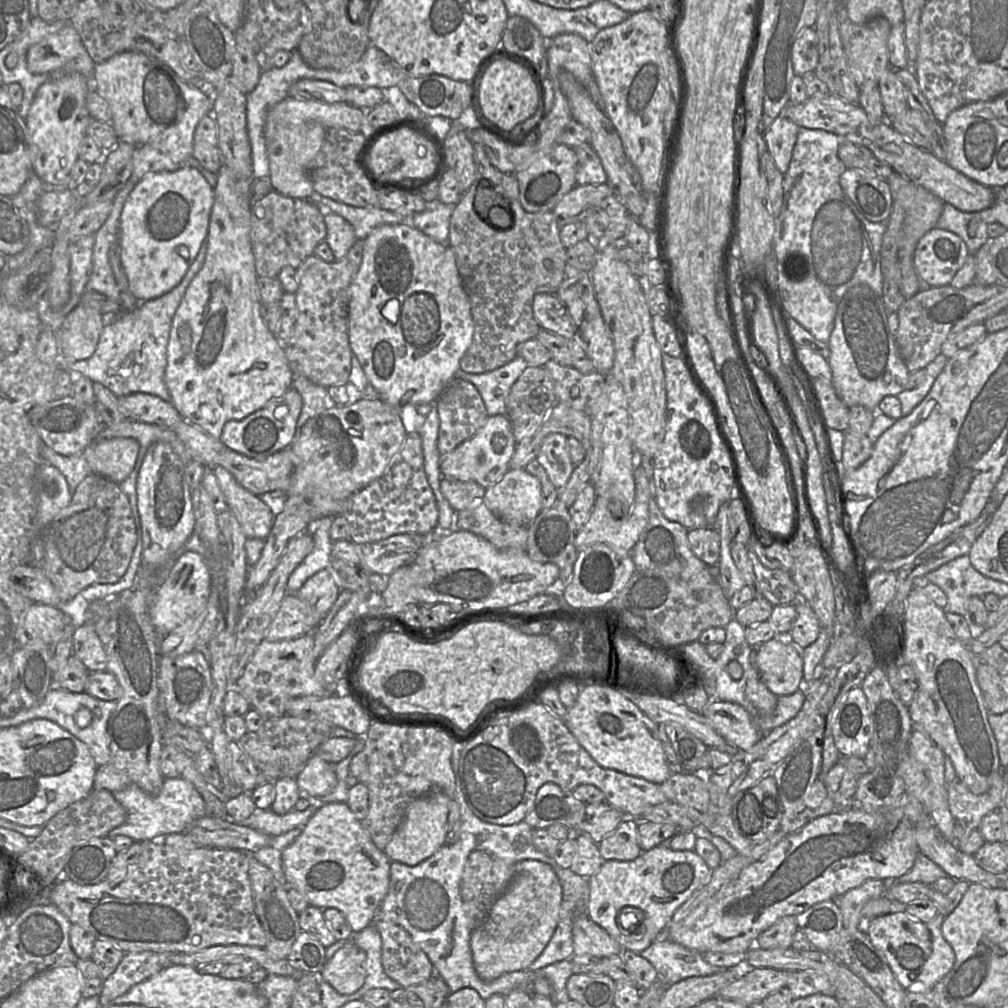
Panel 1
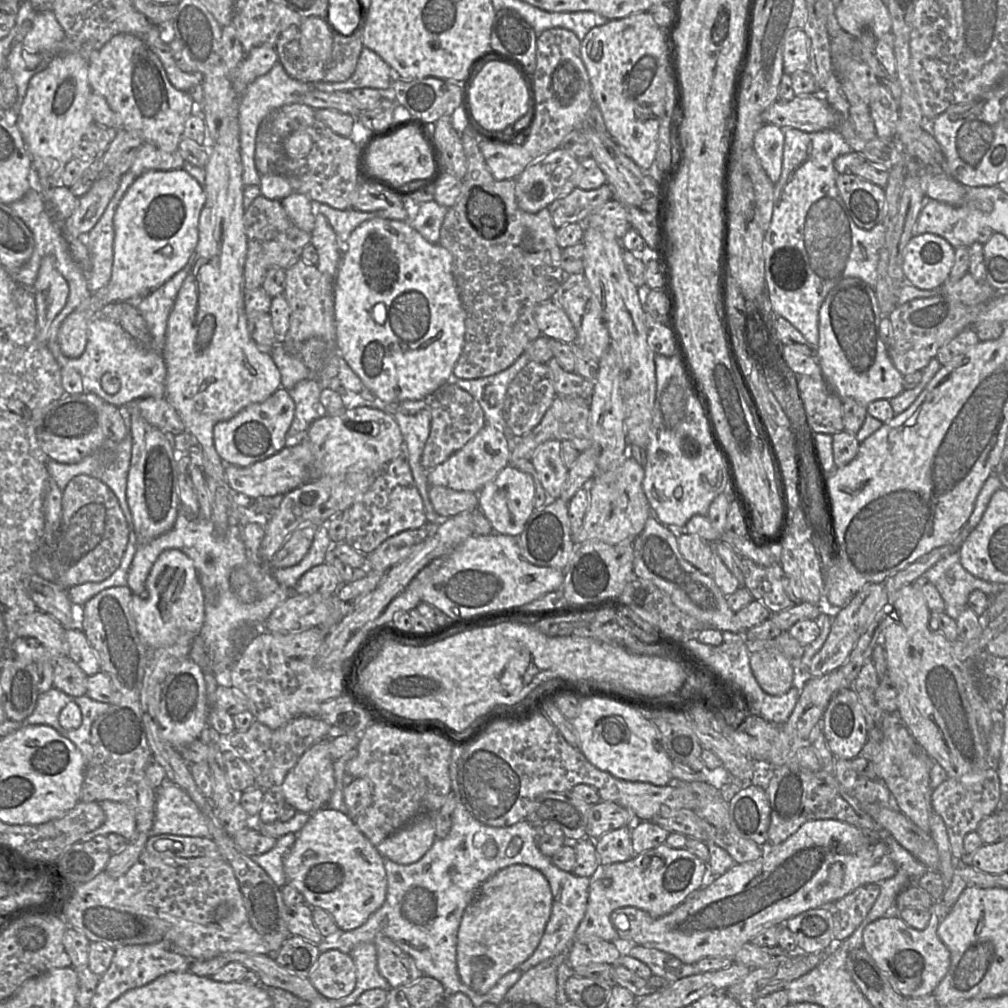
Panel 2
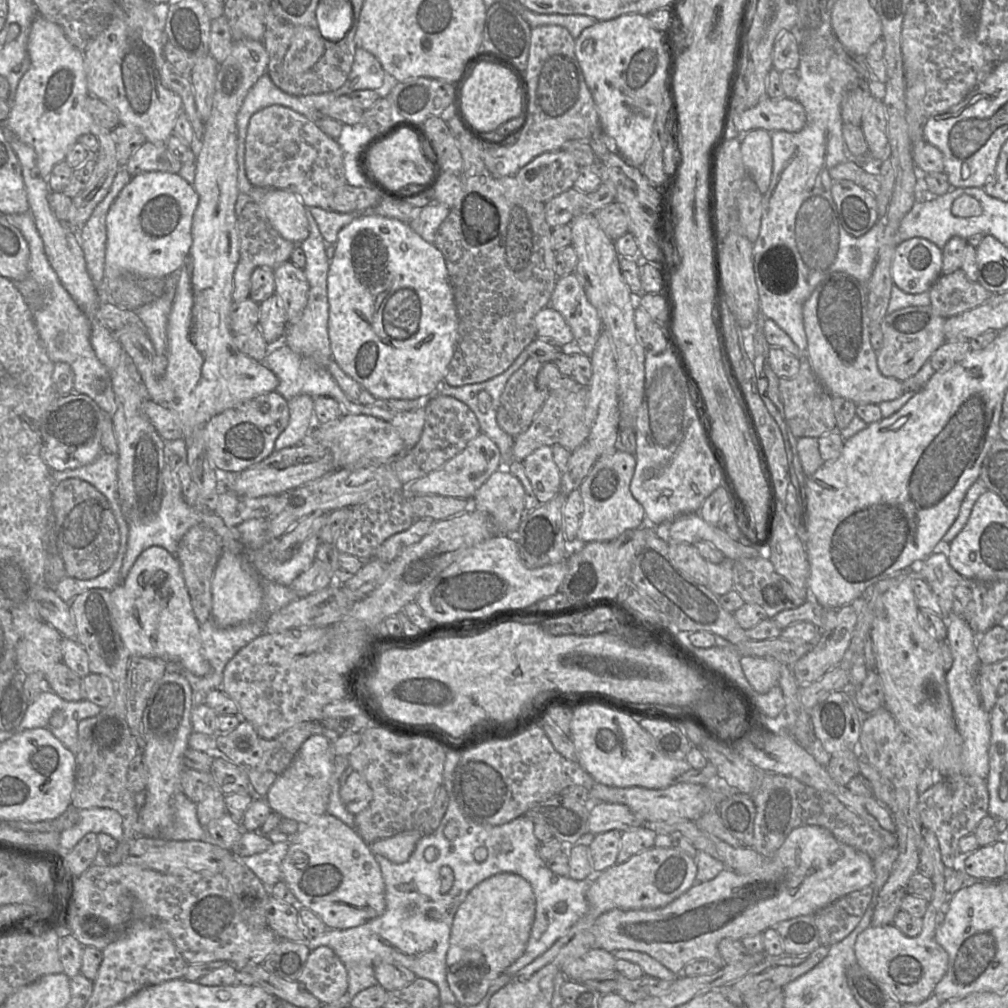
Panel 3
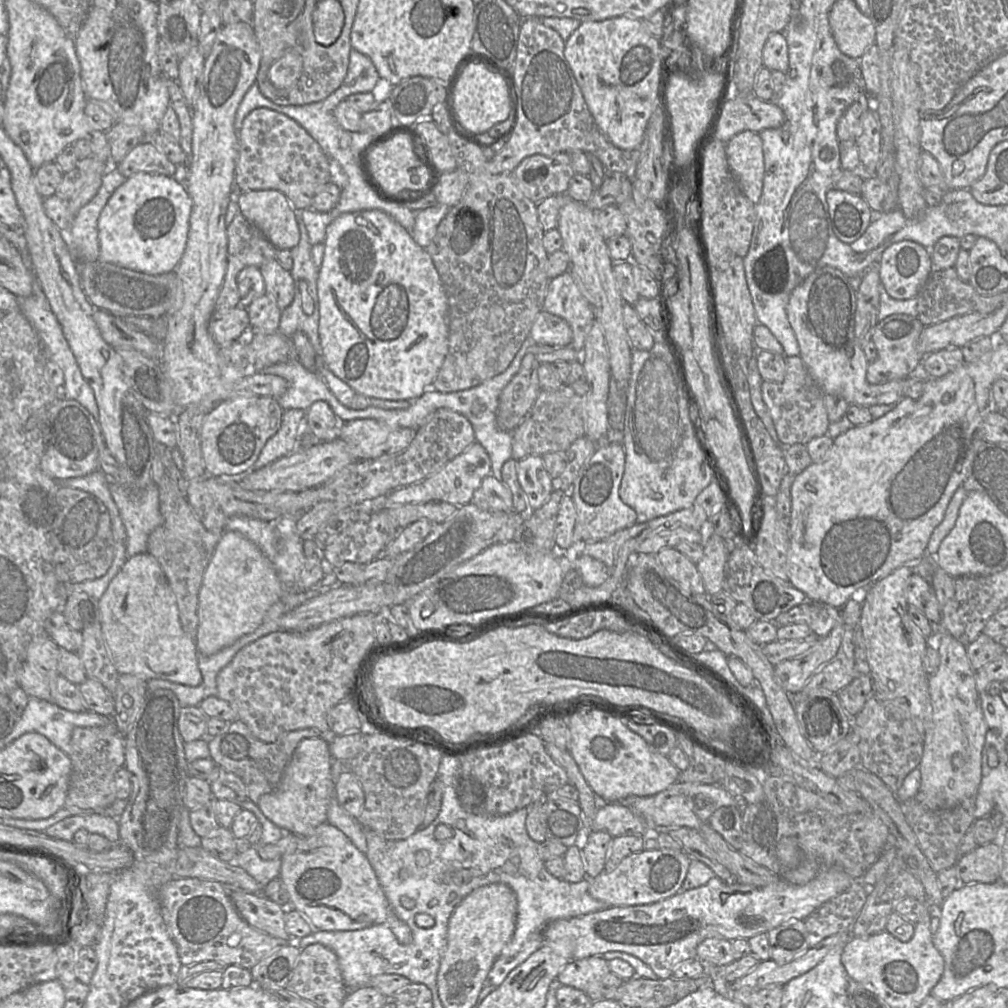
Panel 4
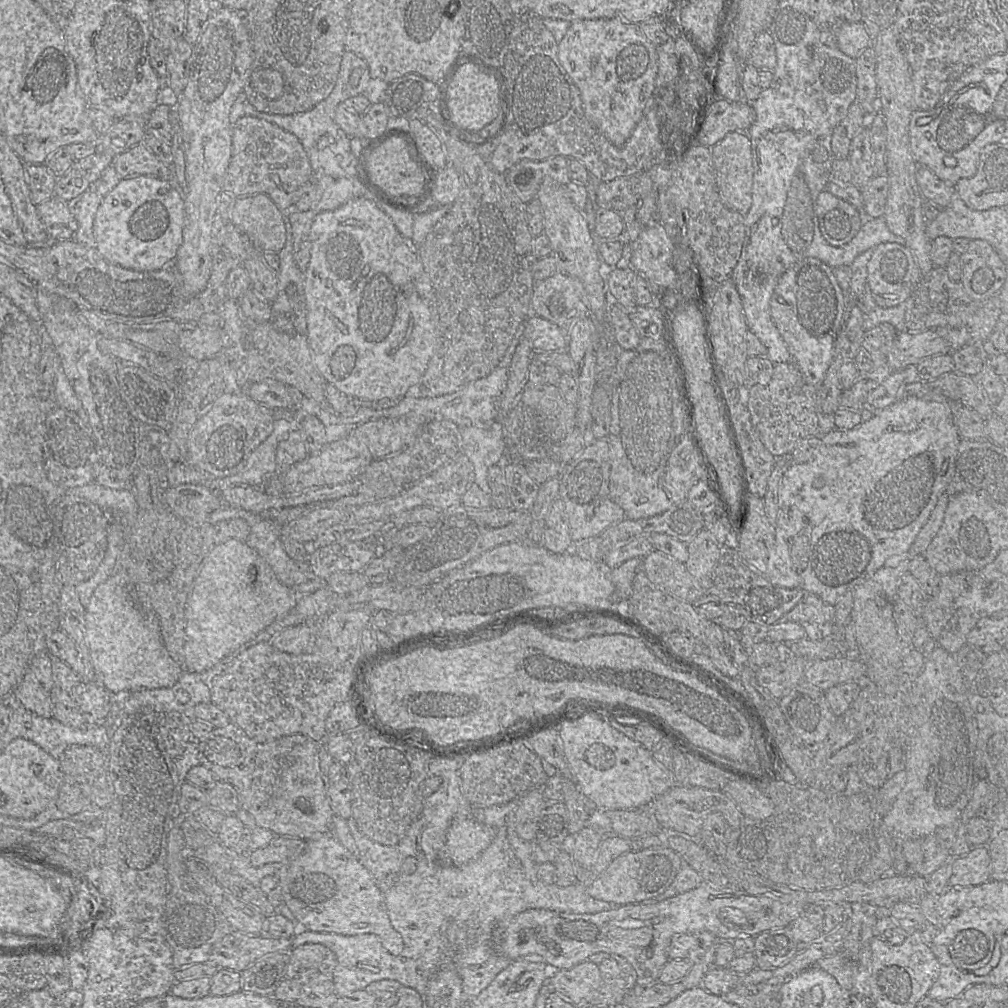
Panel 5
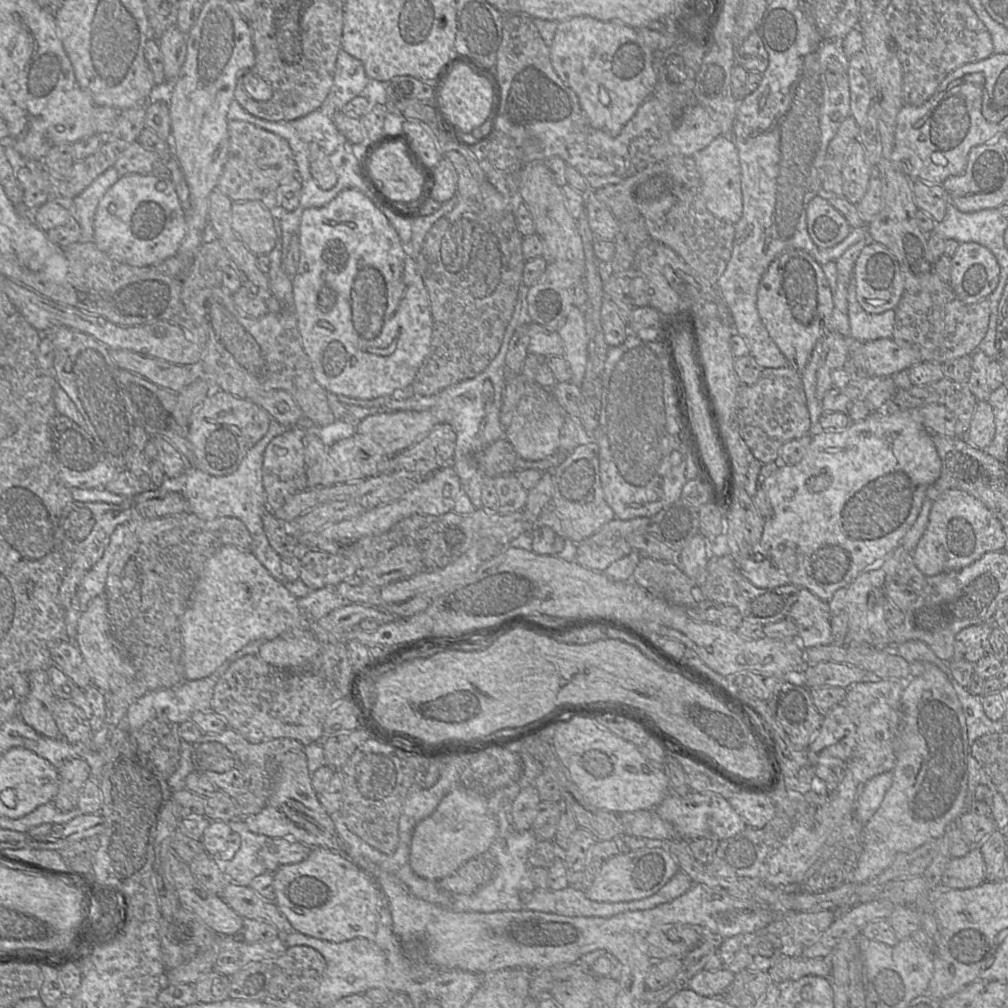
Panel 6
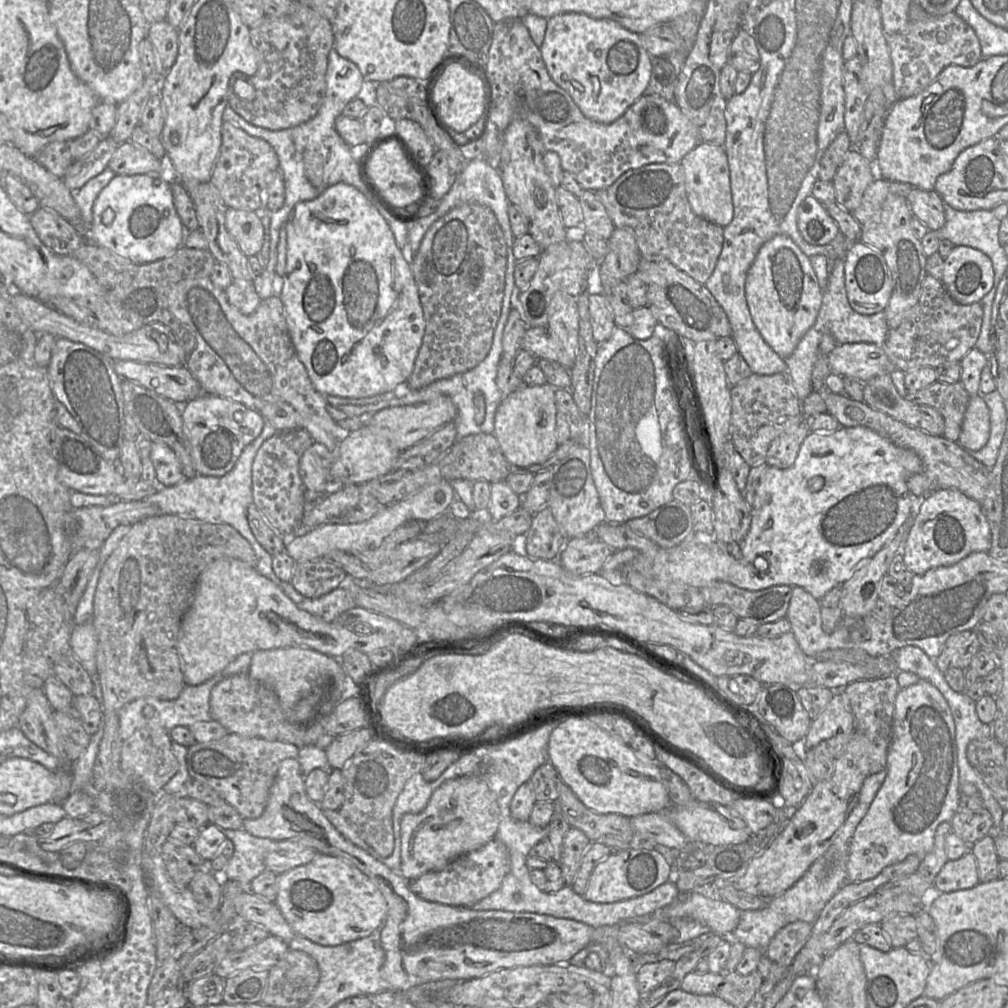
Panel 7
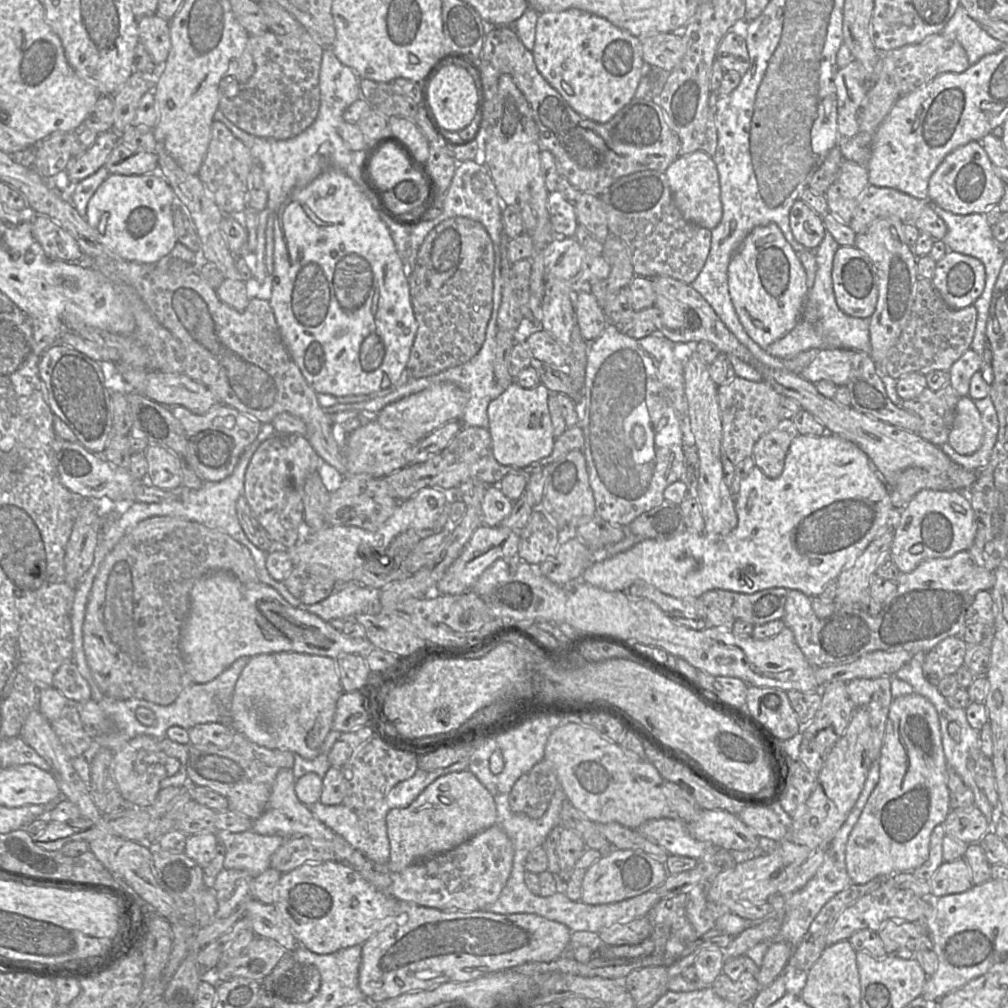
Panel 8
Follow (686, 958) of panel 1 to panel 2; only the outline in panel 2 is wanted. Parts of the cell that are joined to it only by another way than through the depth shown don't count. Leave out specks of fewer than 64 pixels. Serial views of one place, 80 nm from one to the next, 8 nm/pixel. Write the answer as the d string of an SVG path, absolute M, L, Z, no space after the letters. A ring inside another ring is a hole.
M635 945L627 950L626 955L645 963L655 976L660 976L668 982L699 973L695 964L685 964L675 956L655 948Z

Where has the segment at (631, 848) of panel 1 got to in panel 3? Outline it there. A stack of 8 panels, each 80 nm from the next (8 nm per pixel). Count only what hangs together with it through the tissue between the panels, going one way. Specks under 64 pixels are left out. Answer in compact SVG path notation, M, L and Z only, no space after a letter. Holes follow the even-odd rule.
M611 830L594 835L589 848L594 873L601 873L616 864L622 832Z

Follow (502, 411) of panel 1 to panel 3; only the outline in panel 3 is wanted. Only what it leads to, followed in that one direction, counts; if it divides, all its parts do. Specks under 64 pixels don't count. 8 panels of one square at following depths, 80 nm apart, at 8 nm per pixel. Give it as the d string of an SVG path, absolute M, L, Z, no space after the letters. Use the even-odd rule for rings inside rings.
M524 349L507 370L487 381L459 387L452 387L443 382L443 384L440 384L434 392L427 396L427 401L437 396L445 395L451 396L465 403L476 415L480 426L480 432L487 435L499 448L502 459L500 469L505 468L505 470L508 470L509 463L512 461L511 450L513 448L514 437L507 434L499 427L496 420L497 409L500 404L501 394L507 381L525 363L528 358L528 351L527 349Z

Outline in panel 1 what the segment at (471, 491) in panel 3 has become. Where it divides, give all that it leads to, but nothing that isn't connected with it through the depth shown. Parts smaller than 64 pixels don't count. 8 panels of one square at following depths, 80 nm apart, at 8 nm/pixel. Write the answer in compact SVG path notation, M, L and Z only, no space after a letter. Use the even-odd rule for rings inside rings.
M507 415L488 417L476 434L464 441L451 453L440 456L440 471L443 478L473 481L488 488L498 483L510 469L510 461L517 441Z

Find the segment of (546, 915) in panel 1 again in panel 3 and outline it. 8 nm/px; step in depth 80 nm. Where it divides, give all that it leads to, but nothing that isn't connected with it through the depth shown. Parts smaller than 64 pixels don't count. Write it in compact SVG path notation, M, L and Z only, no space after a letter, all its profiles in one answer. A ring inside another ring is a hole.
M493 875L468 893L455 913L446 956L446 979L458 1005L481 1002L492 982L524 953L534 917L535 896L520 875Z

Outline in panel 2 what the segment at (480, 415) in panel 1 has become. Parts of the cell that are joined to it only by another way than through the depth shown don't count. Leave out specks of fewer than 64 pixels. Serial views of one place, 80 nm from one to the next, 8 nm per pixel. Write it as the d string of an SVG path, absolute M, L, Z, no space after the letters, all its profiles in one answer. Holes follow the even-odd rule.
M455 383L443 385L429 399L424 400L428 401L431 424L421 456L421 465L425 470L431 470L460 450L484 427L486 421L478 401Z

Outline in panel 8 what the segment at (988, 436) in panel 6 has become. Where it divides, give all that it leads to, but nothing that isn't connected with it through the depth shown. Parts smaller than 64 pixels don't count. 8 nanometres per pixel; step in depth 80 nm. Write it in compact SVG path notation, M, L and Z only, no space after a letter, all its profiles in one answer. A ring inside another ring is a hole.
M968 395L960 397L947 443L960 455L974 453L981 446L984 427L975 401Z

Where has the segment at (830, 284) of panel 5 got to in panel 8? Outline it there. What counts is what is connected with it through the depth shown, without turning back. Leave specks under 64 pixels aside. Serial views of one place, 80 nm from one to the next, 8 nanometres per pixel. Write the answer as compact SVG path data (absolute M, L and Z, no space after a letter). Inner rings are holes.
M774 223L754 228L745 238L729 263L728 286L742 326L763 350L801 321L809 293L805 269L797 253Z

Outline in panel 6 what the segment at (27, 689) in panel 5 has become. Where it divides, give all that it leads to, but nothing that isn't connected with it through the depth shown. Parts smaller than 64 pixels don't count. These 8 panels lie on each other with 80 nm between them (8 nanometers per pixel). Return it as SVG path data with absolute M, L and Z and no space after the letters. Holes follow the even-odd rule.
M47 670L32 672L29 675L29 693L19 708L18 716L38 734L57 739L60 734L52 714L53 698Z

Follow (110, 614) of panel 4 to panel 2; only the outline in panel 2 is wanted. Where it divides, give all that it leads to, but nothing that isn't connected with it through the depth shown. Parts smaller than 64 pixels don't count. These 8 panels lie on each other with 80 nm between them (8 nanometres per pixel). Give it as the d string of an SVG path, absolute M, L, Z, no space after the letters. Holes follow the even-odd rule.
M179 550L163 551L152 566L145 587L145 592L132 596L130 606L137 631L148 647L187 642L200 634L205 596L198 571L189 556Z

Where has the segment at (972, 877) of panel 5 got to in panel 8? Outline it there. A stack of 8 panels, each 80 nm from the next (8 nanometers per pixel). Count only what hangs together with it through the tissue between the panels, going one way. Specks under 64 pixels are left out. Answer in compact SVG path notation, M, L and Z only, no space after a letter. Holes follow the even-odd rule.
M964 857L953 862L943 862L929 884L930 893L935 898L962 893L974 886L970 866Z

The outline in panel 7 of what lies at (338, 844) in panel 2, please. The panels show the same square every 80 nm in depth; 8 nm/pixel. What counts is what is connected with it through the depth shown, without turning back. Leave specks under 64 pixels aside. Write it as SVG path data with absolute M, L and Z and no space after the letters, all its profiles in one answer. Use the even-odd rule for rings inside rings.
M318 853L317 856L308 864L297 866L291 870L288 870L287 872L278 875L277 897L274 903L281 911L282 915L289 923L294 933L296 935L305 937L314 943L323 946L338 946L358 939L369 937L371 940L378 940L379 945L381 946L380 932L385 925L388 908L386 900L381 891L378 889L378 887L363 872L361 872L357 867L355 867L351 863L339 857Z

